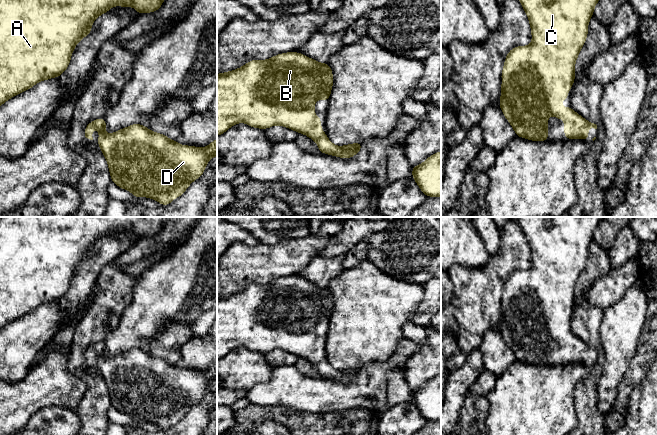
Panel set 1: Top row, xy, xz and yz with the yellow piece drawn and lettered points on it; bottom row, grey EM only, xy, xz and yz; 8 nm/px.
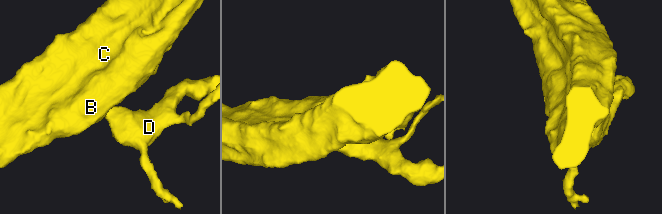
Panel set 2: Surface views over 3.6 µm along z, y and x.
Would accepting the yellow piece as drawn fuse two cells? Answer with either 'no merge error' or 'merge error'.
no merge error

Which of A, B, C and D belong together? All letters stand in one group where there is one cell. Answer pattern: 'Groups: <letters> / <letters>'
Groups: A B C D

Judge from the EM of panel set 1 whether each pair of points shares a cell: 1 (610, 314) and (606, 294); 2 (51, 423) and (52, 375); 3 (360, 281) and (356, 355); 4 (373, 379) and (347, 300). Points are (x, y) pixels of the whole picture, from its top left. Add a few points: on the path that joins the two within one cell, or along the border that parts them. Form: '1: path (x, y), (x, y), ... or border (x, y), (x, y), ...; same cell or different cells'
1: border (627, 291), (603, 310); different cells
2: border (73, 409), (42, 407), (30, 418); different cells
3: path (360, 299), (360, 332), (356, 337); same cell
4: border (377, 362), (369, 362), (362, 367); different cells

